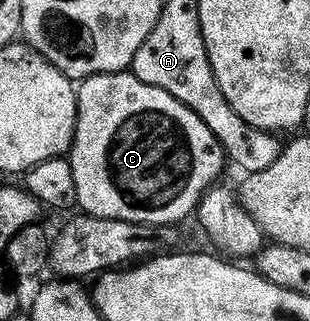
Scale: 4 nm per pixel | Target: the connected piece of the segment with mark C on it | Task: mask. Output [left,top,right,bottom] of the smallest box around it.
[67,72,227,226]

